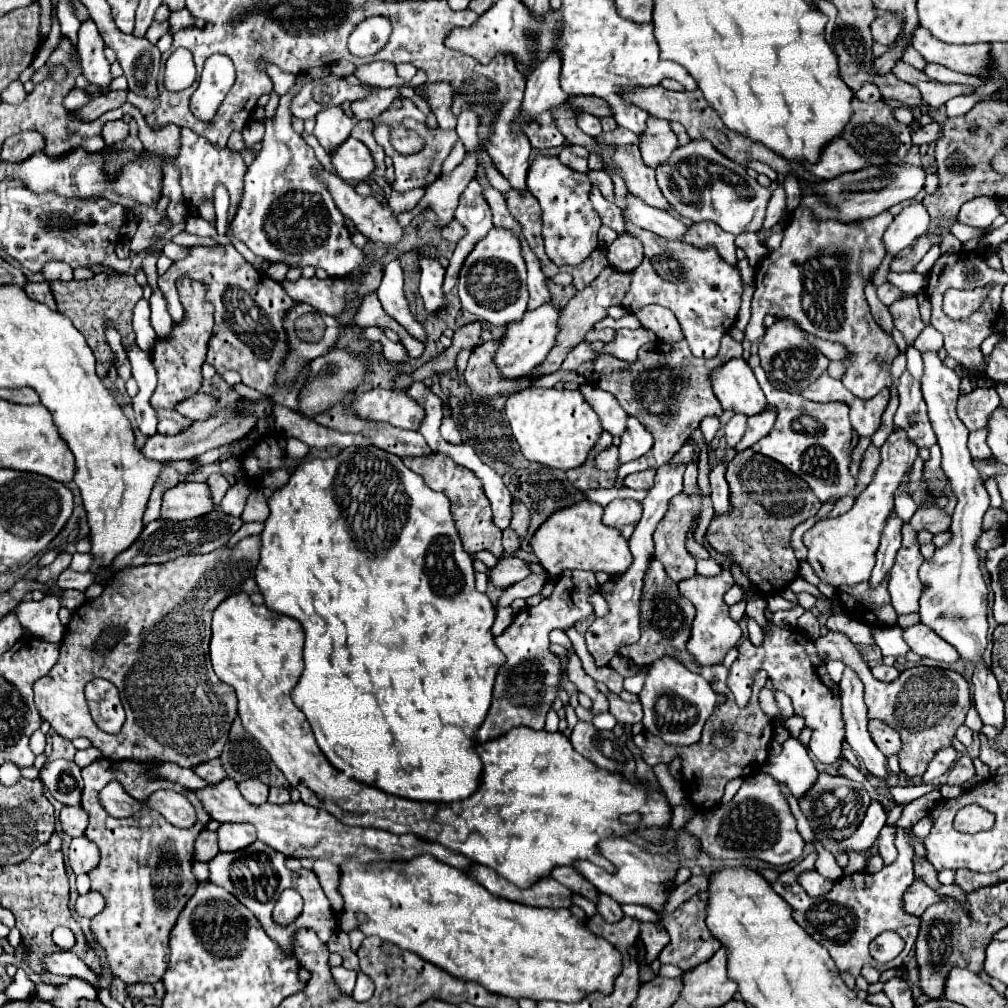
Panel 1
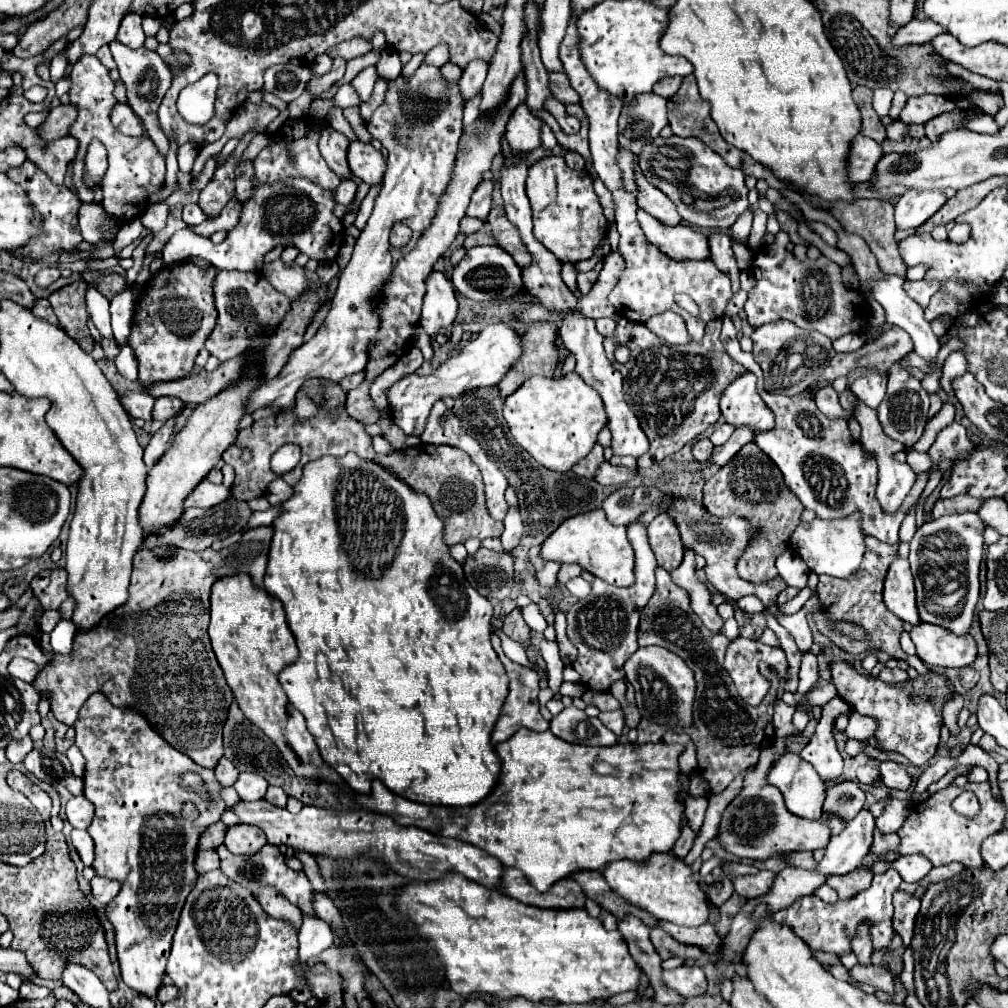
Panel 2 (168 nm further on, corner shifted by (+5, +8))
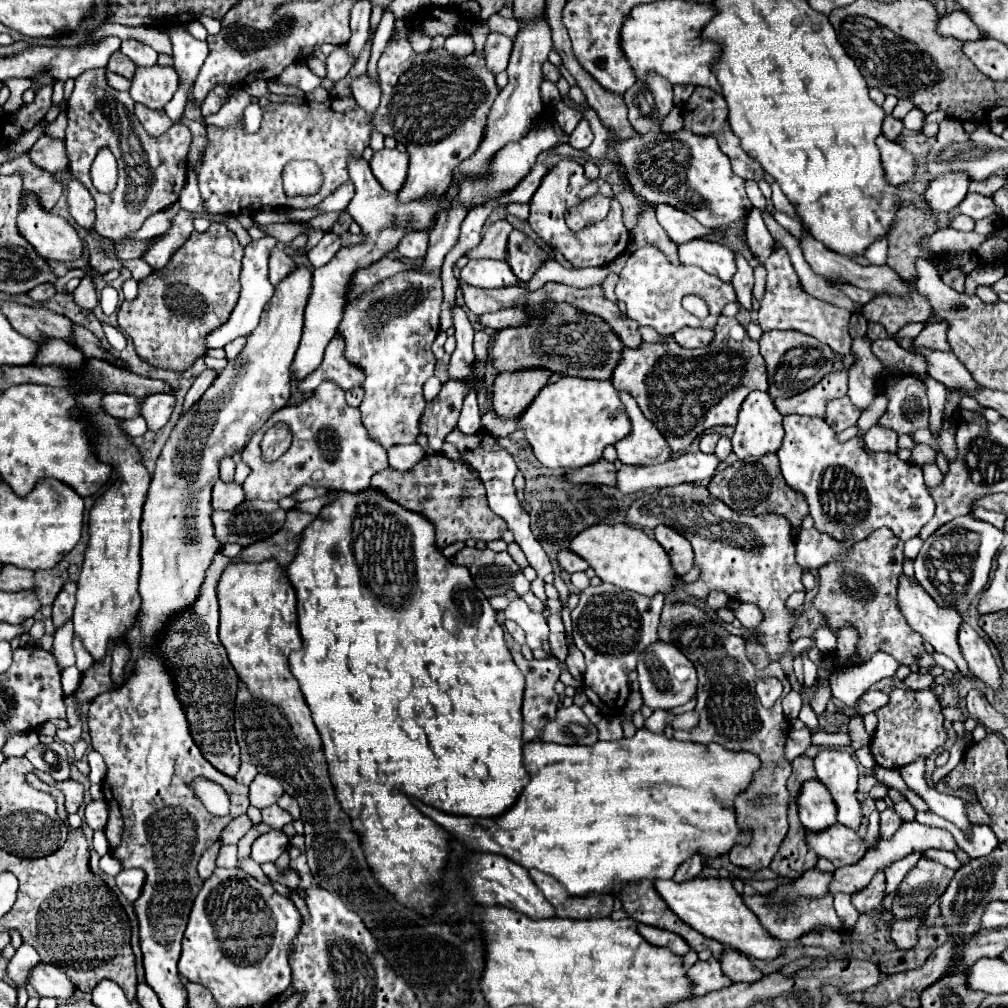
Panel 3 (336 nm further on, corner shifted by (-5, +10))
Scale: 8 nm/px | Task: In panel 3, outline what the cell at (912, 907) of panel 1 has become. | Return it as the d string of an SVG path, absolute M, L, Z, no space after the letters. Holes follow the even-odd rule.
M896 920L890 928L890 938L894 940L898 950L910 950L916 946L916 934L920 928L920 920Z

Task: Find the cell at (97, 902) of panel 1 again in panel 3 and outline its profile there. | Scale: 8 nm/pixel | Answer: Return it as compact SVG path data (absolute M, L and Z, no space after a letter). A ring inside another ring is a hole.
M134 868L134 870L122 870L118 876L116 876L116 884L120 888L120 892L128 898L128 900L136 900L142 892L142 886L144 886L144 880L146 880L146 872L140 870L140 868Z

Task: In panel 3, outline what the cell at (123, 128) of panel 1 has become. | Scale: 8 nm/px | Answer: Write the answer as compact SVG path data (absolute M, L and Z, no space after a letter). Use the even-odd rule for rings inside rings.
M136 104L136 118L142 122L146 132L152 136L160 136L172 126L172 120L168 118L164 110L152 110L142 104Z

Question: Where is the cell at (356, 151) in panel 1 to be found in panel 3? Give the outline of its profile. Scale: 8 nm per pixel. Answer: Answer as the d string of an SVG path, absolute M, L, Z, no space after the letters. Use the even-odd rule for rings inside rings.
M384 148L372 156L370 168L384 190L400 192L408 176L408 164L410 164L408 152L398 152L396 148L394 150Z

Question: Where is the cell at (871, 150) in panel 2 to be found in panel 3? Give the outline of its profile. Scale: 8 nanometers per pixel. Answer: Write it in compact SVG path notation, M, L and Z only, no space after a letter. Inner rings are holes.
M878 136L876 144L878 144L880 154L882 154L886 180L890 184L894 184L894 186L910 182L914 178L914 174L916 174L914 156L908 150L904 150L900 144L890 142L884 136Z

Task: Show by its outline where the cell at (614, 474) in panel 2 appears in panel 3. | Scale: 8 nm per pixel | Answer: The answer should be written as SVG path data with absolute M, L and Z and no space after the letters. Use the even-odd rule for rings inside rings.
M602 458L596 464L588 464L584 468L564 472L564 480L570 482L570 484L606 484L606 486L614 486L616 468L614 468L612 462L606 462Z

